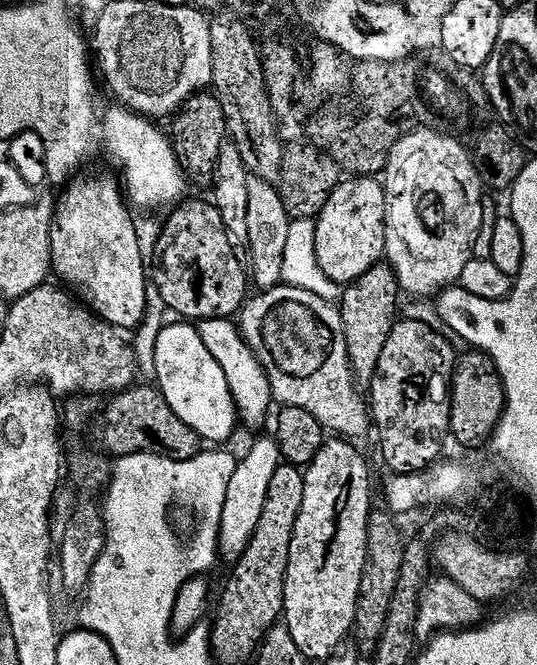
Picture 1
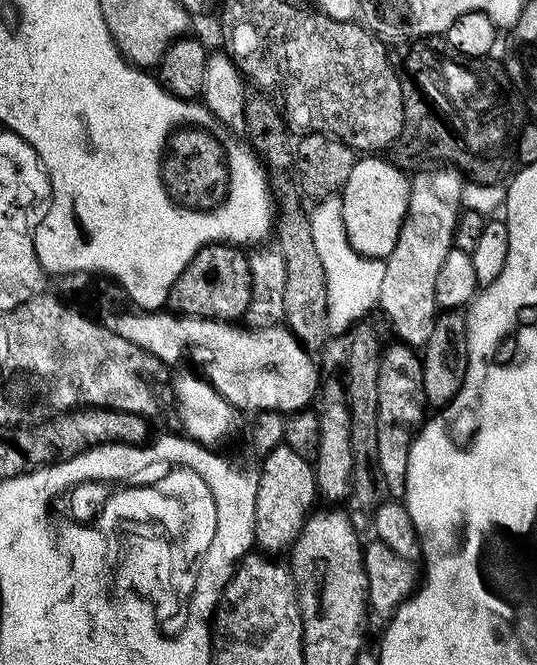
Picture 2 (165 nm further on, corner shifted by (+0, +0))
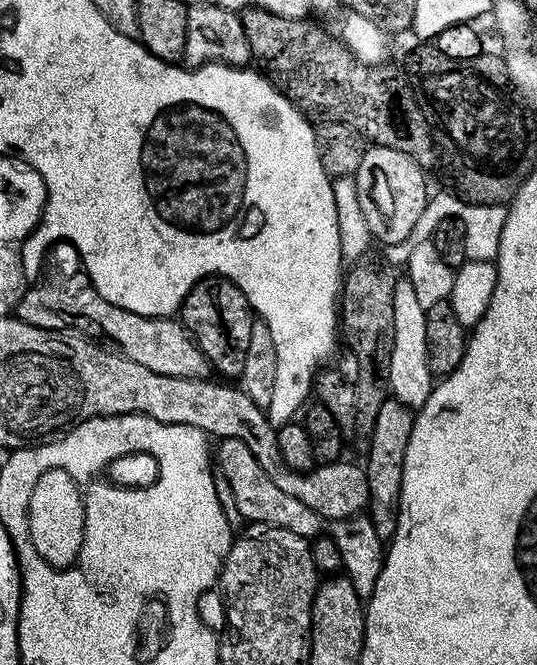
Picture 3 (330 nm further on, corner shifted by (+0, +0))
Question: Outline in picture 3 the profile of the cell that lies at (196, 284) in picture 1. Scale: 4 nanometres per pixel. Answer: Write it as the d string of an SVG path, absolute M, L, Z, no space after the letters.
M206 276L188 291L178 316L209 365L224 375L221 377L239 378L242 366L246 366L246 350L250 347L250 330L254 323L252 307L240 287L225 276Z

